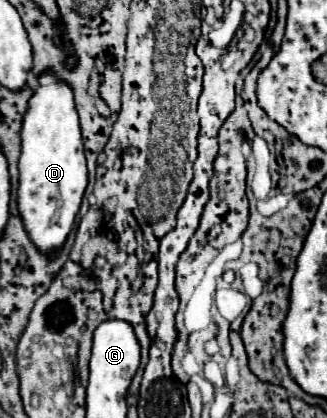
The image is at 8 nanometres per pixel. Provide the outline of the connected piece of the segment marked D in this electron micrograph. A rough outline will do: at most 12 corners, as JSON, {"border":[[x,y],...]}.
{"border":[[43,73],[17,205],[39,253],[73,229],[87,167],[73,91]]}

